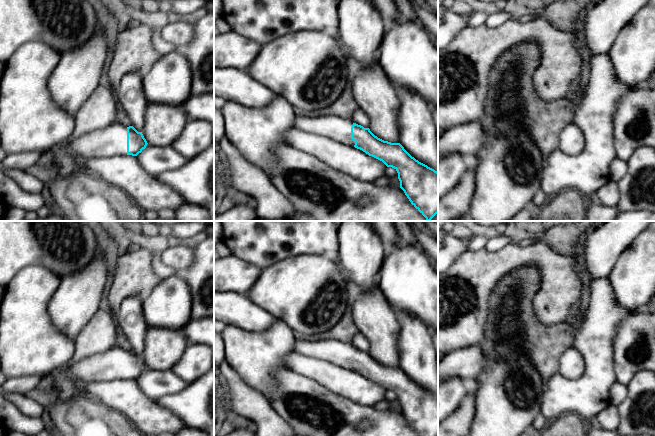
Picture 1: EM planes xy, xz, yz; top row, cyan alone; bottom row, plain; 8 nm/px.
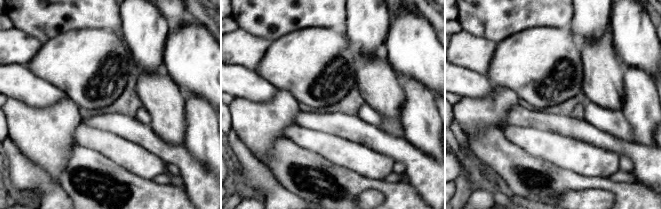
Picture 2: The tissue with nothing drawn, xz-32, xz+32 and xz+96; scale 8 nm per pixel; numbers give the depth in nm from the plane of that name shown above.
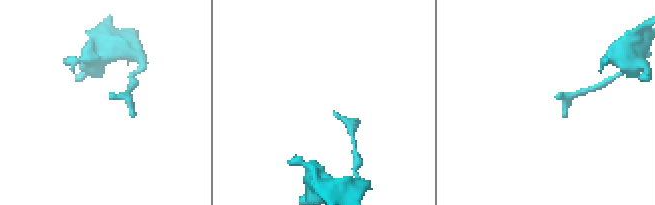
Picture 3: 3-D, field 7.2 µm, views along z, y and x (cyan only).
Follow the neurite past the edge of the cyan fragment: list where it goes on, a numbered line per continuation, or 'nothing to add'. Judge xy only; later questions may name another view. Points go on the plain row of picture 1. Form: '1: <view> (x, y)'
1: xy (111, 365)

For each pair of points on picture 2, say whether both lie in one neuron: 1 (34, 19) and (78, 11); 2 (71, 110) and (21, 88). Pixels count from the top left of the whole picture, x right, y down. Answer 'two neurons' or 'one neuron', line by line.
1: one neuron
2: two neurons

